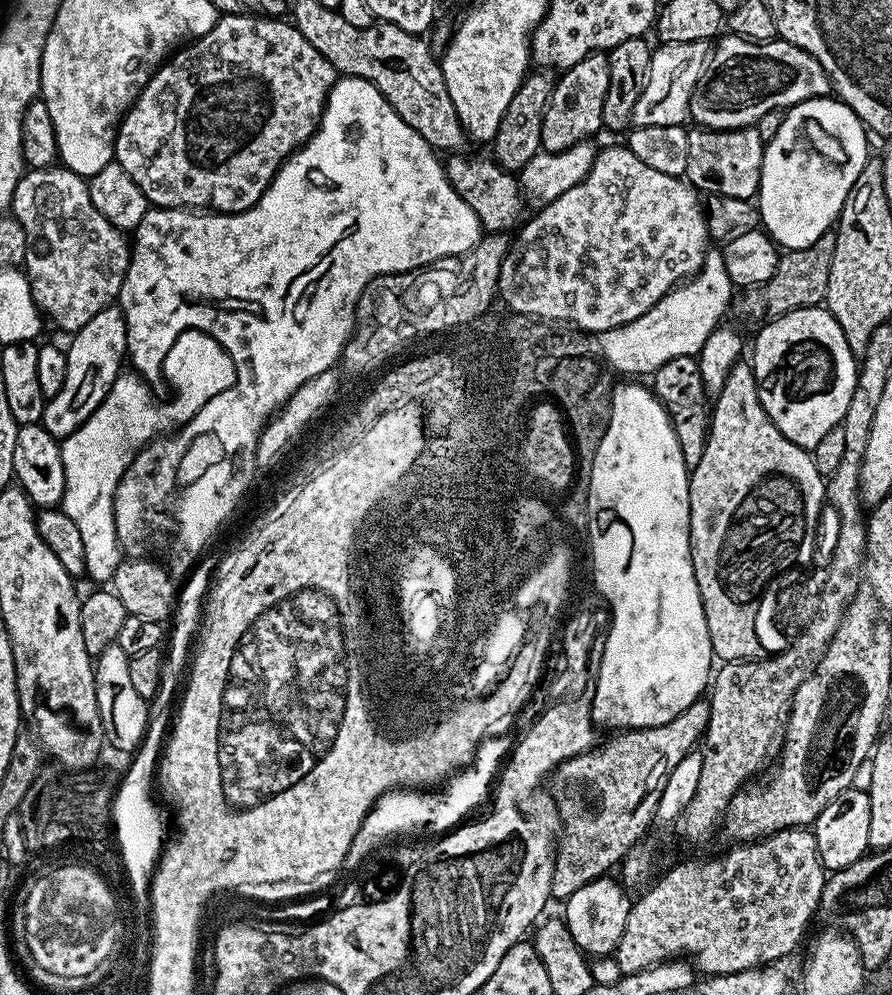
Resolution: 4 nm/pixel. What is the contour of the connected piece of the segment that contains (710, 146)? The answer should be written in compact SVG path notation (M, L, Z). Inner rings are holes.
M693 127L688 133L690 158L686 158L684 176L693 188L713 196L729 196L751 201L760 191L760 171L765 140L754 127L717 128Z

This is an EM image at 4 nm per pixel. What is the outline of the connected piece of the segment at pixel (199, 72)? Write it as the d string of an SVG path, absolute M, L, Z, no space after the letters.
M224 14L216 21L216 25L210 29L206 35L198 40L191 41L187 46L181 47L167 62L160 65L156 72L148 80L148 83L140 89L132 107L128 109L124 119L121 120L119 129L116 134L116 146L114 149L115 163L122 166L122 170L126 170L126 174L130 174L130 178L134 178L134 182L138 182L138 190L142 190L142 194L146 194L149 205L158 208L186 208L189 210L208 210L215 209L218 212L245 212L250 210L258 202L258 198L262 198L262 194L270 186L270 182L276 177L276 171L279 170L281 164L296 151L297 148L308 143L308 140L316 133L316 127L320 125L320 115L324 112L324 104L328 101L330 90L336 85L338 73L334 66L330 66L330 62L326 62L326 58L322 58L322 54L318 54L318 50L314 50L314 46L310 46L310 42L306 42L306 38L302 38L302 34L297 30L296 25L284 18L269 18L263 14Z

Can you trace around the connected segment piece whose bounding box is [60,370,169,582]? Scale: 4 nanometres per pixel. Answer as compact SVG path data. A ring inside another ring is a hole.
M124 370L118 383L110 386L110 394L106 394L102 406L98 406L74 434L60 440L62 466L66 470L62 509L82 534L87 579L111 581L118 568L122 549L114 526L116 487L130 462L163 433L160 431L168 423L167 411L152 395L148 381L135 371Z

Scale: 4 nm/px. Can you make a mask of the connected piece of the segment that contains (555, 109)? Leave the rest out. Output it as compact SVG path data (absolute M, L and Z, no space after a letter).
M603 52L590 54L572 68L563 69L542 118L541 149L544 152L561 152L575 144L585 143L596 131L601 131L604 128L602 106L609 90L610 66Z

